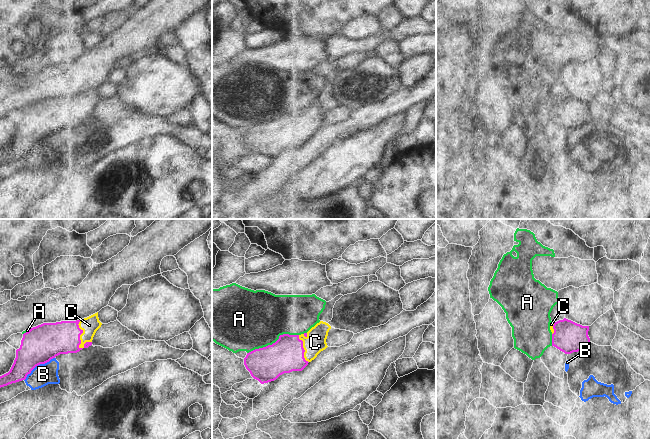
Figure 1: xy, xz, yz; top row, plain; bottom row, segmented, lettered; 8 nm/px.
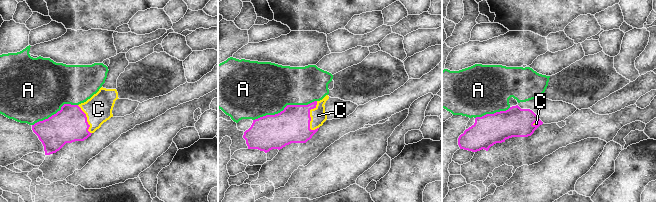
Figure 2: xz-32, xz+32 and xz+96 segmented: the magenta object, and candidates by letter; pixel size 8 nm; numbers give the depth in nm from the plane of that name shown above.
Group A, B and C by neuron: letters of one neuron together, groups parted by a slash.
A / B / C

